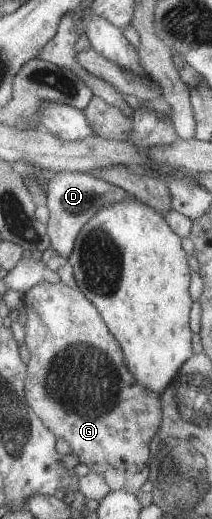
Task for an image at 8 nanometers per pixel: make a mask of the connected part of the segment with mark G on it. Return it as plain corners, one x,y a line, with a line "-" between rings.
44,281
28,289
24,295
24,307
27,315
25,333
27,349
31,355
26,379
27,403
30,403
33,411
46,423
48,428
51,428
52,432
55,432
57,437
63,437
69,443
73,453
79,457
79,461
85,463
91,471
102,475
110,483
113,490
125,490
132,494
137,493
151,479
150,445
155,435
162,429
162,421
164,420
163,405
161,405
162,396
148,390
138,382
135,375
131,375
131,371
129,371
129,367
125,363
125,357
123,357
122,344
109,331
107,322
104,317
101,317
101,312
97,309
97,306
79,288
69,287
63,281
58,284

